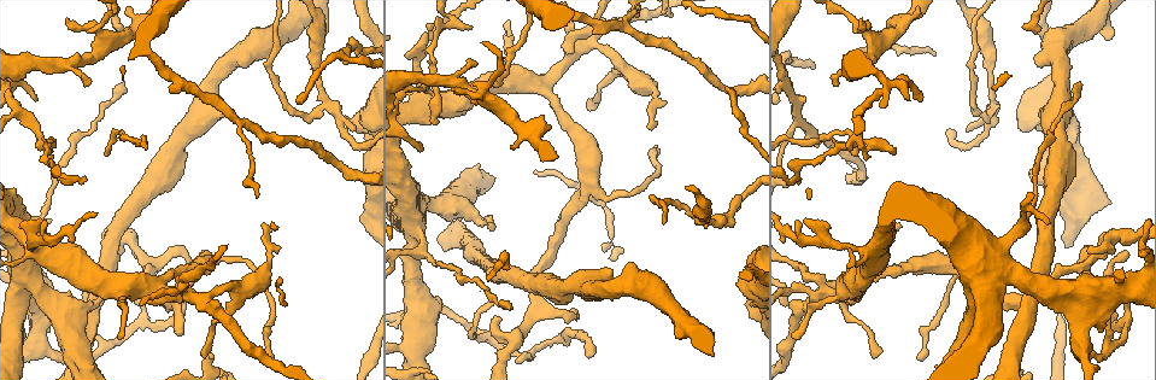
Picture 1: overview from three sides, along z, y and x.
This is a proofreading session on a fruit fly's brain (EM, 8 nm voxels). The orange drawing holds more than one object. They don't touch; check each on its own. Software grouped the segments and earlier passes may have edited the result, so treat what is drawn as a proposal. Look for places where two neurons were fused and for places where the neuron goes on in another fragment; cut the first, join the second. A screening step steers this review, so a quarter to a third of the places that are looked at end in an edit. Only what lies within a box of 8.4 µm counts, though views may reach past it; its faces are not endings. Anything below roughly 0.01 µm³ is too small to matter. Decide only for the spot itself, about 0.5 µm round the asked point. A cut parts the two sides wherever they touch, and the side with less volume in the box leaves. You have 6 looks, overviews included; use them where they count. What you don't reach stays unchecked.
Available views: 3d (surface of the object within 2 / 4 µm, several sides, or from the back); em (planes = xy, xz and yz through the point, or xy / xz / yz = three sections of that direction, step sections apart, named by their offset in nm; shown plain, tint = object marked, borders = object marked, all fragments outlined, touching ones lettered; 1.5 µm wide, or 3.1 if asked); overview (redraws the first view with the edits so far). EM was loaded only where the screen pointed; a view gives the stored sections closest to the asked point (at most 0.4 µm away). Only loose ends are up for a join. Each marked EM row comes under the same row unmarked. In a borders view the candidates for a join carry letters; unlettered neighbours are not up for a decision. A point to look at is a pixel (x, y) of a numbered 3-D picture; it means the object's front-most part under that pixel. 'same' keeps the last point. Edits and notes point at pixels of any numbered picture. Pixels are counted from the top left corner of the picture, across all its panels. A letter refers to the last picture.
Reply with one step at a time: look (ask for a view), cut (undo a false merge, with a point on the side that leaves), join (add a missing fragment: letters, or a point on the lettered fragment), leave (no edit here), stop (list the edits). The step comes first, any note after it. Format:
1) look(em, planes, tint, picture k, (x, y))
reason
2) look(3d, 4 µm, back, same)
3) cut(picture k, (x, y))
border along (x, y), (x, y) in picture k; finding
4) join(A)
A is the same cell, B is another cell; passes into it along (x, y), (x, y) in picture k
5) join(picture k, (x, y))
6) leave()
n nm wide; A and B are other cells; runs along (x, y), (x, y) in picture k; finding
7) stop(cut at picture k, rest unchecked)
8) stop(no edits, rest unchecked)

look(em, planes, tint, picture 1, (831, 297))

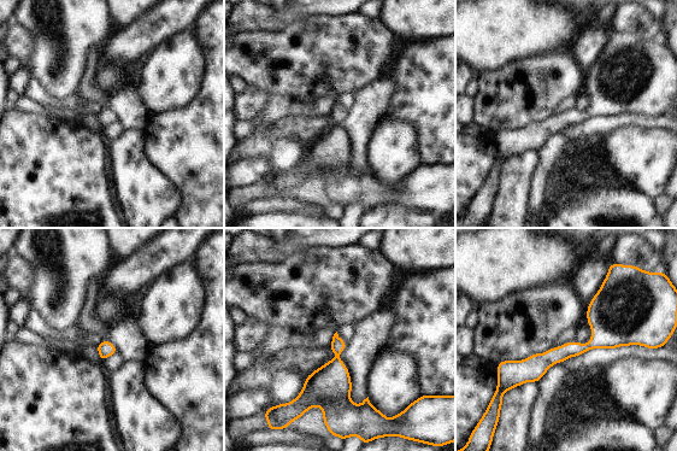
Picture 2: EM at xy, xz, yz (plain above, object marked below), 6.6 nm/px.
look(em, planes, borders, same)

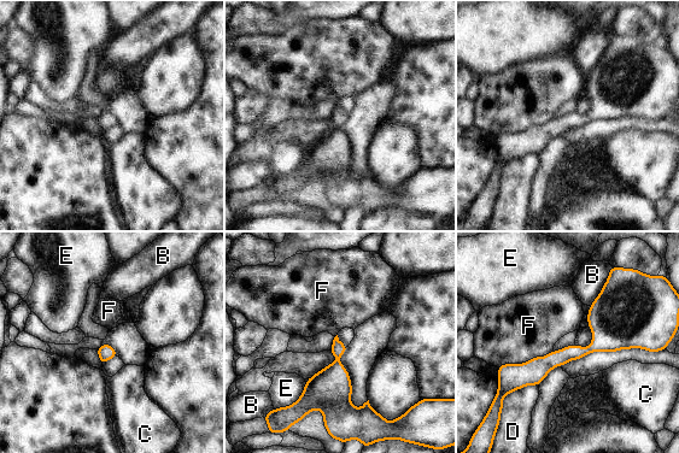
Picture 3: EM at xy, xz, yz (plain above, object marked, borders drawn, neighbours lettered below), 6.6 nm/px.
leave()
110 nm wide; B, C, D, E and F are other cells; border along (552, 349), (522, 363), (497, 366) in picture 3; all the same neuron

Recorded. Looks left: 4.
look(em, planes, tint, picture 1, (84, 180))
tapers out

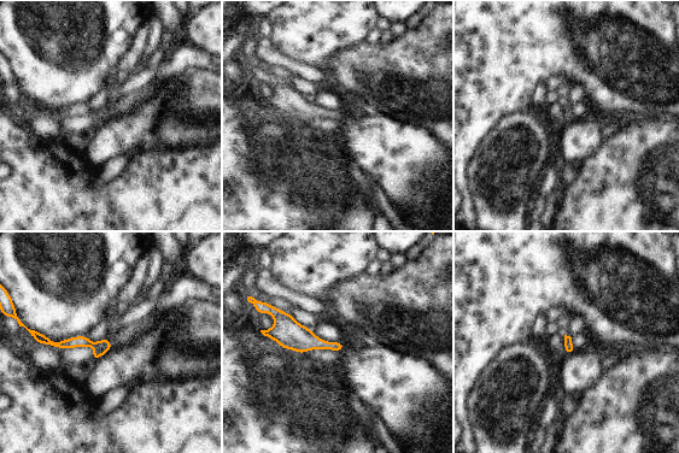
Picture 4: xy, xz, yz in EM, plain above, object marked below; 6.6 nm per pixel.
look(em, planes, borders, same)

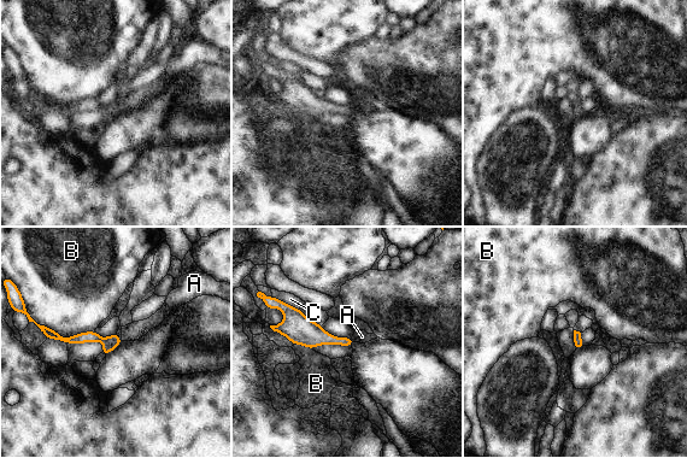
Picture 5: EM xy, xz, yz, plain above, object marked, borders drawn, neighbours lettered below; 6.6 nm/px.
join(A)
B touches over 400 nm; A is the same cell, B and C are other cells; passes into it along (316, 335), (352, 340), (362, 336) in picture 5; the neuron continues

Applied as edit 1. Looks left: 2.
look(overview)

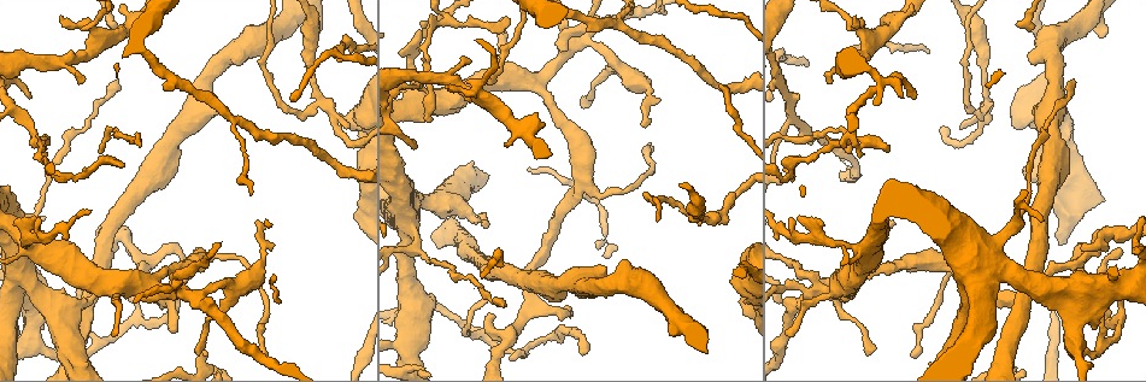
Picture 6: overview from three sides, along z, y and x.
look(em, planes, borders, picture 6, (1105, 35))
thick end

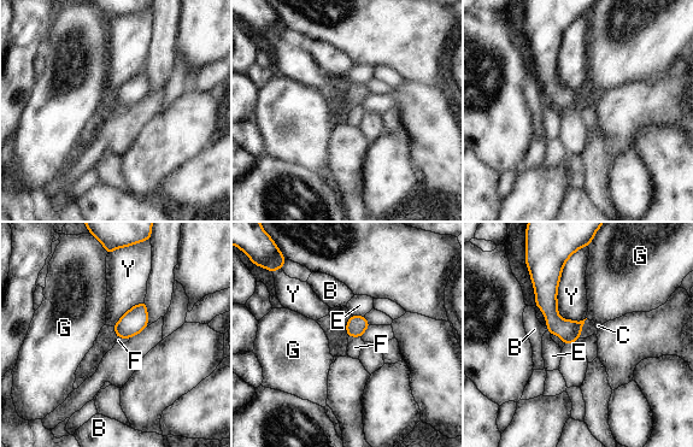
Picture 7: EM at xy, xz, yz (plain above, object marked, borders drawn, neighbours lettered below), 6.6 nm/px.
leave()
B, C, E, F, G and Y are other cells; border along (348, 336), (360, 337) in picture 7; no lettered fragment goes on from it

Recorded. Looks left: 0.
stop(join at picture 5, rest unchecked)

